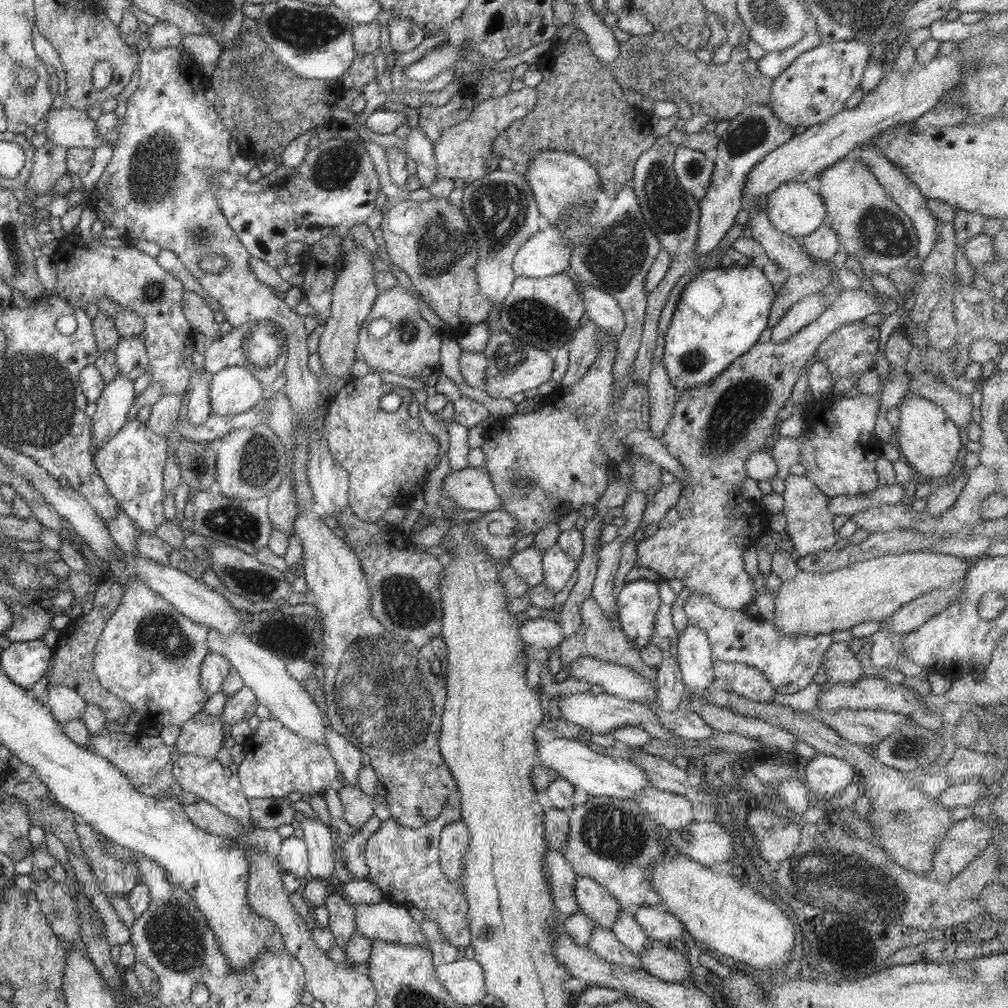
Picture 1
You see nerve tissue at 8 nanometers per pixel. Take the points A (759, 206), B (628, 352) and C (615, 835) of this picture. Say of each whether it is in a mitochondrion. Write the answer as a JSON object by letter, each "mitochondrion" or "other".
{"A":"other","B":"other","C":"mitochondrion"}

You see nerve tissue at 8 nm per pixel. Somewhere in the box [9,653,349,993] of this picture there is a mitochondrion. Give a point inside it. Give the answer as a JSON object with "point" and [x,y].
{"point":[174,938]}

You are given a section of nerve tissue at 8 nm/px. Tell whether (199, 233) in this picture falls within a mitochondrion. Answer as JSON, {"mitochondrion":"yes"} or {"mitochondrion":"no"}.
{"mitochondrion":"yes"}

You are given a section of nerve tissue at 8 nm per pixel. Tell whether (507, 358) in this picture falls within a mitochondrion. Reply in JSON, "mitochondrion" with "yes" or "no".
{"mitochondrion":"yes"}

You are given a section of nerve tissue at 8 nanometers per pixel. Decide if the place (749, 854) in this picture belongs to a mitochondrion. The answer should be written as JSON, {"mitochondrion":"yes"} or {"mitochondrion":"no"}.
{"mitochondrion":"no"}

